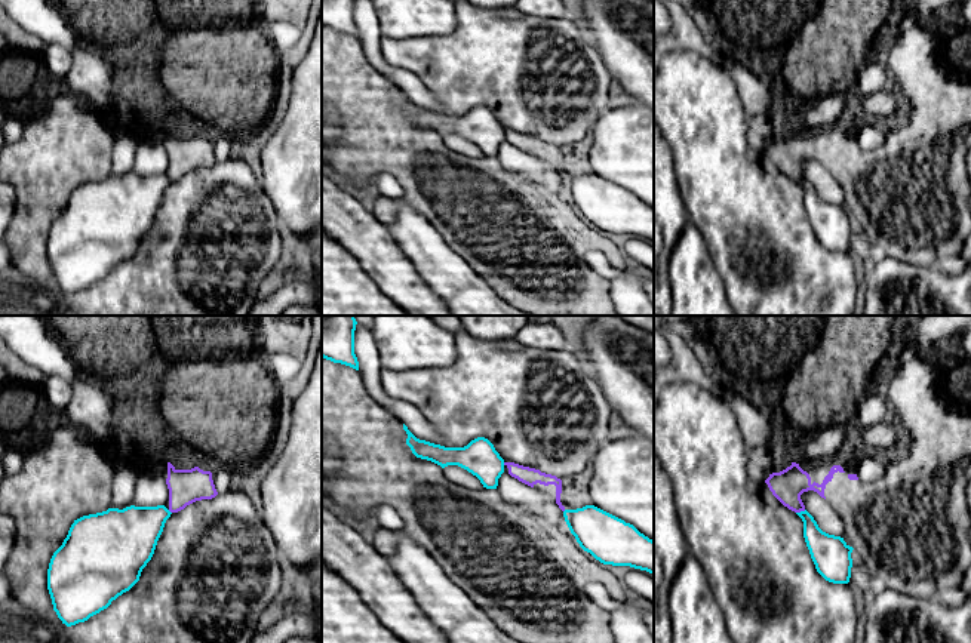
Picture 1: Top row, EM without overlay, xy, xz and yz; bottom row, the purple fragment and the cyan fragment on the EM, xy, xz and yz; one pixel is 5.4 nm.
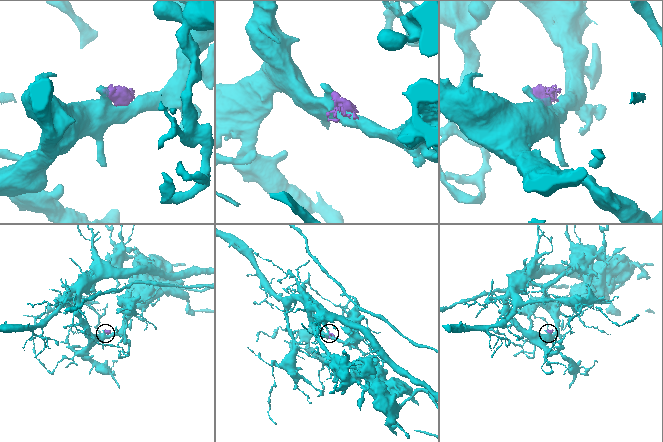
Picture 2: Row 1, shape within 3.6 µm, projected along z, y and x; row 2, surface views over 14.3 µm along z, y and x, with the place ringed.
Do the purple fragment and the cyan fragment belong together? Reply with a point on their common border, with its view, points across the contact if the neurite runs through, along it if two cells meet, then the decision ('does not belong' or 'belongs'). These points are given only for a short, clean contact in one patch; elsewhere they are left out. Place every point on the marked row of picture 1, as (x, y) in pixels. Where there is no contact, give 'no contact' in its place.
meets purple in yz at (801, 510); does not belong

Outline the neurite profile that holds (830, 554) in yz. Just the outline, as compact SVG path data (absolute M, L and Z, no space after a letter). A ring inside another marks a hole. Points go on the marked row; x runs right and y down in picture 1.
M806 510L796 514L803 522L803 538L817 572L829 582L848 584L854 548L844 538L823 532Z

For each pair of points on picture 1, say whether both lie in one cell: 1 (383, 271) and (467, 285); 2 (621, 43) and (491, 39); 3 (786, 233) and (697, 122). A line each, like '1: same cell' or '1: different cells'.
1: different cells
2: different cells
3: same cell

